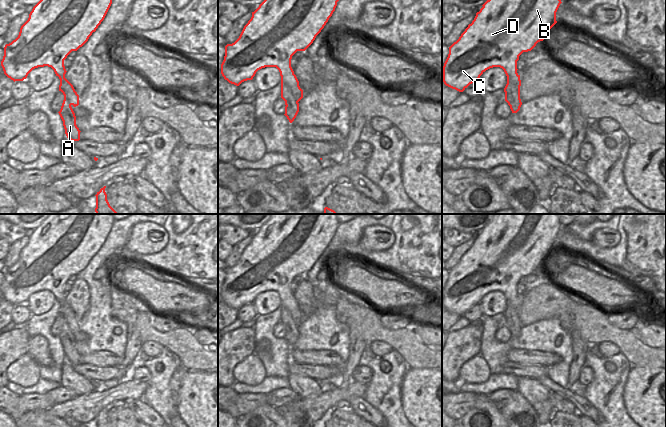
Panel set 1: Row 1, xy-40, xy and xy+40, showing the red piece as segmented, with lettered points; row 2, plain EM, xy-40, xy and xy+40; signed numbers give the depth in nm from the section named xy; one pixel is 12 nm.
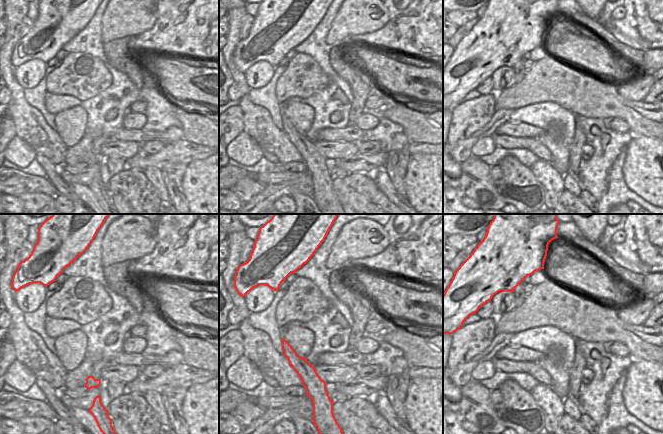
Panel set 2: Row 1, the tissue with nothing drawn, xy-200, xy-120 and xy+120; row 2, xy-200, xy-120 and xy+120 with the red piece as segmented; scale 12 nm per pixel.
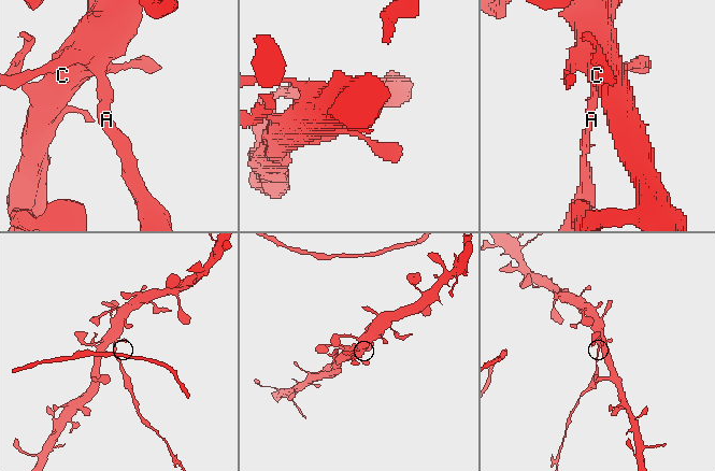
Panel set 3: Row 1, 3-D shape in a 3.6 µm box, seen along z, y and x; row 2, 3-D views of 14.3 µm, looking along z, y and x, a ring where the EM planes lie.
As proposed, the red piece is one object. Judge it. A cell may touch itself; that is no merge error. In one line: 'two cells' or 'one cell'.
two cells

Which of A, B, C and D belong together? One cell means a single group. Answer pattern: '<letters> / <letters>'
A / B C D

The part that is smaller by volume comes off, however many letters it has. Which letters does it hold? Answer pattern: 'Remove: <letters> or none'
Remove: A

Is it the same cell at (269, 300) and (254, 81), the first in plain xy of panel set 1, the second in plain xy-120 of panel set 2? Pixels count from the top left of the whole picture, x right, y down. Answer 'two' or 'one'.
one

